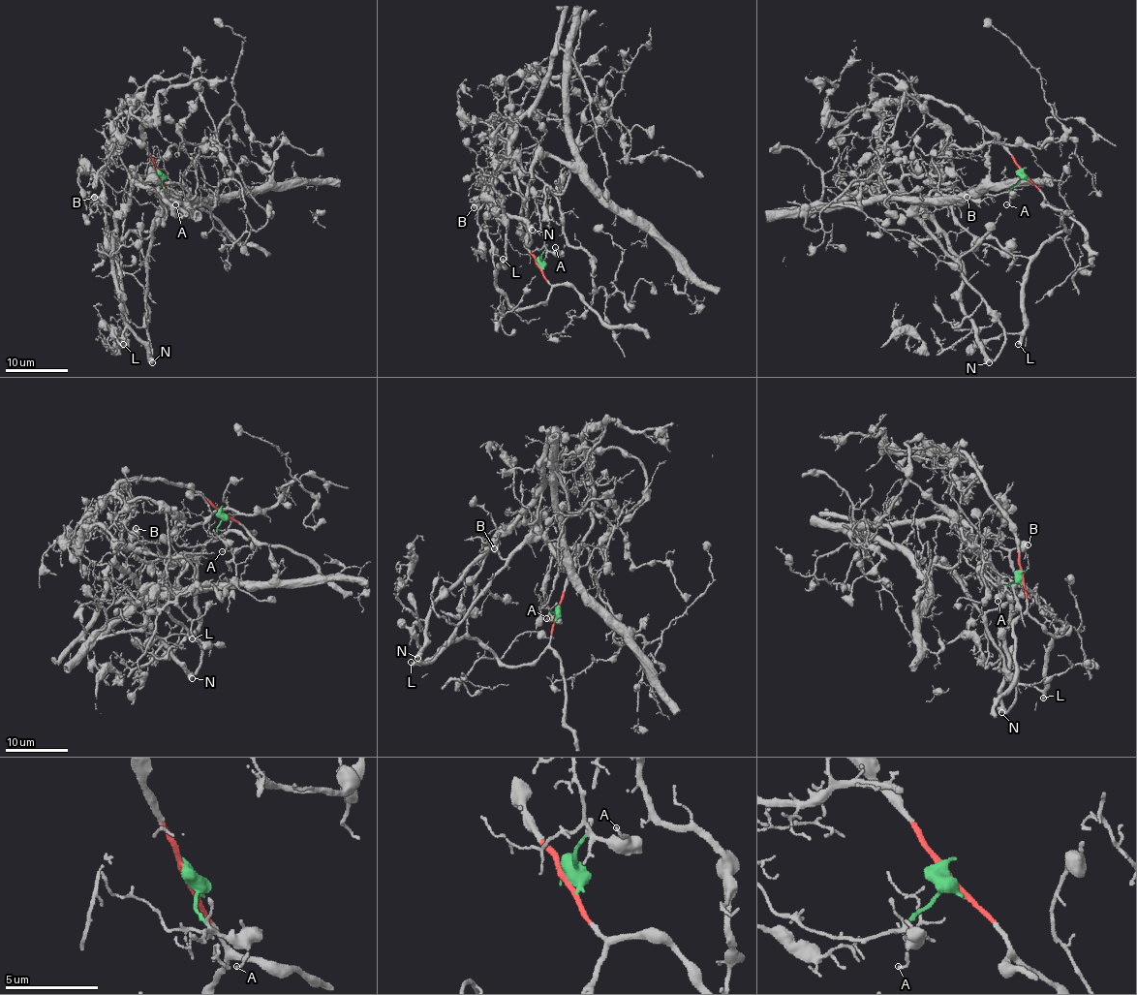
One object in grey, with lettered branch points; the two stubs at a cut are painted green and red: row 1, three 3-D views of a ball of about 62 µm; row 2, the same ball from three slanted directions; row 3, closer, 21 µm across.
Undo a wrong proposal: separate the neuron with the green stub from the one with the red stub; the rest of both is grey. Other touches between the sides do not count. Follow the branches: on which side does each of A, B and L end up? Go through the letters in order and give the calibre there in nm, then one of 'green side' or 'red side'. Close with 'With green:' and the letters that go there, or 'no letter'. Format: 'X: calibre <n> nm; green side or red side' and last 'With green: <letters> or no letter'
A: calibre 120 nm; green side
B: calibre 800 nm; red side
L: calibre 400 nm; red side
With green: A

